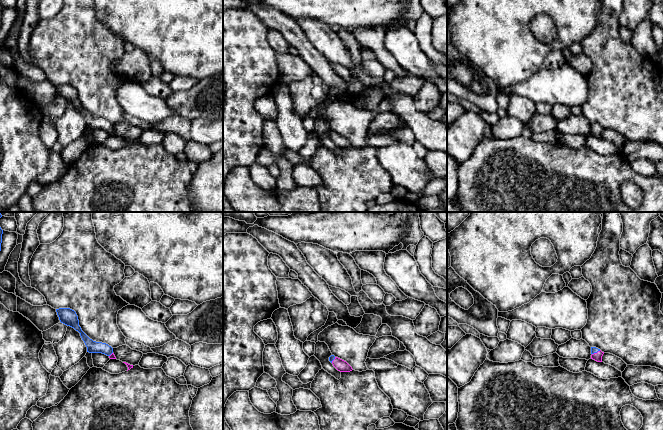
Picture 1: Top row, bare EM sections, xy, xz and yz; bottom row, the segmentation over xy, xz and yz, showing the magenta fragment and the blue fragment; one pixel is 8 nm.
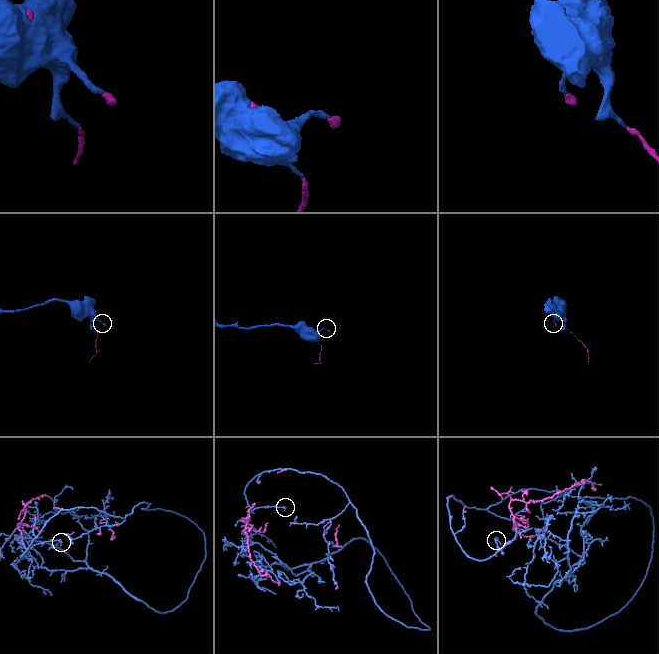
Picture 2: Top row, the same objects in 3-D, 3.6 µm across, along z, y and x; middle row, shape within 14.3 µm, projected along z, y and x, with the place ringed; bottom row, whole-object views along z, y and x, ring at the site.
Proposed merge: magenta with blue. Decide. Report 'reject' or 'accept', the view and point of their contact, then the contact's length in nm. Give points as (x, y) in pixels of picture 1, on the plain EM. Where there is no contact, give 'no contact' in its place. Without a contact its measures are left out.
accept | yz (597, 128) | 80 nm

